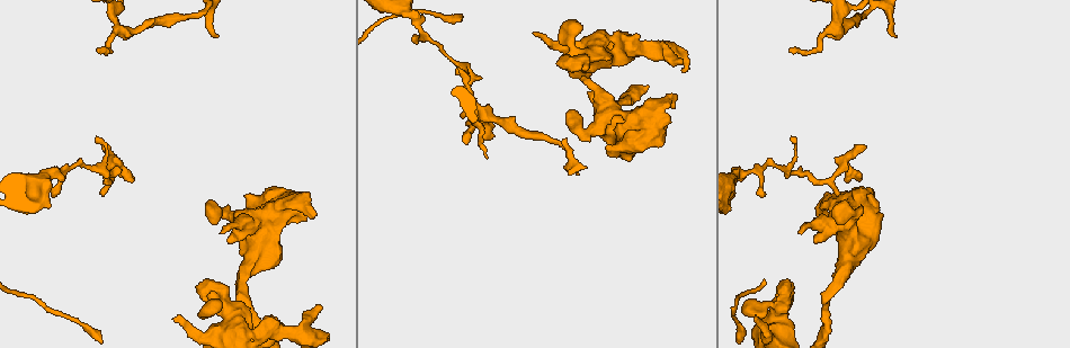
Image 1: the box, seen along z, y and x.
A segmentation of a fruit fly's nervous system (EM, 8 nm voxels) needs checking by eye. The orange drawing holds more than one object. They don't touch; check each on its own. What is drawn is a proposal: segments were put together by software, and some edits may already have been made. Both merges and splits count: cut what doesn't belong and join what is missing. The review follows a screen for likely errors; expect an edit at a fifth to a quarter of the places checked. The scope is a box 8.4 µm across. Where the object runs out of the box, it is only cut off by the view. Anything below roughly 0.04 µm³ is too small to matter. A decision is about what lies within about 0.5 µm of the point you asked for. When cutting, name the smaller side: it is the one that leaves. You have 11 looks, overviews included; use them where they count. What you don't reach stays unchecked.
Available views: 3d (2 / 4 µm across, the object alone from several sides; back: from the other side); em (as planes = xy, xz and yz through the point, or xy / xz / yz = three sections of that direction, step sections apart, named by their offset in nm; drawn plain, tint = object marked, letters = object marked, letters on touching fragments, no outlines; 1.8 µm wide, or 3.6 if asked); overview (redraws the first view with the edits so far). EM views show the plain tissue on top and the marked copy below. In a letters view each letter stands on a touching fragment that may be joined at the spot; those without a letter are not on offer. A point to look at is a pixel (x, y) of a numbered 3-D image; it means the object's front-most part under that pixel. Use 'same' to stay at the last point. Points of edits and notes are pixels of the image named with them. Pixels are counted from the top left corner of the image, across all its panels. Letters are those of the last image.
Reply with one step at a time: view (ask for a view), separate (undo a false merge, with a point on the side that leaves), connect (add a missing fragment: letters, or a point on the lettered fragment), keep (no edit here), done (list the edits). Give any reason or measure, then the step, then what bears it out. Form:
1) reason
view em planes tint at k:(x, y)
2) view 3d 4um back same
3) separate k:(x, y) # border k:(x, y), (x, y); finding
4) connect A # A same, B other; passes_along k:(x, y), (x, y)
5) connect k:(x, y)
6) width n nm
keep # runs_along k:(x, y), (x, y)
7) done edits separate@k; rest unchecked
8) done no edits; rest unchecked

sudden change in width
view em planes tint at 1:(246, 269)

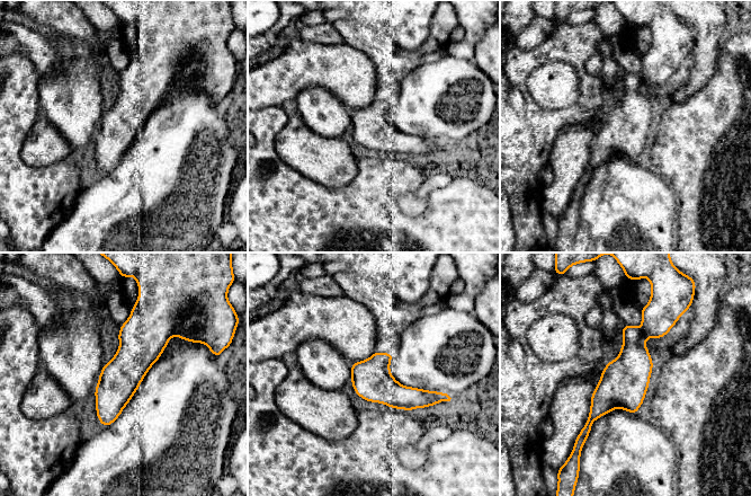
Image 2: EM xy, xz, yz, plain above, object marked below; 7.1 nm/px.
see the neighbours
view em planes letters same

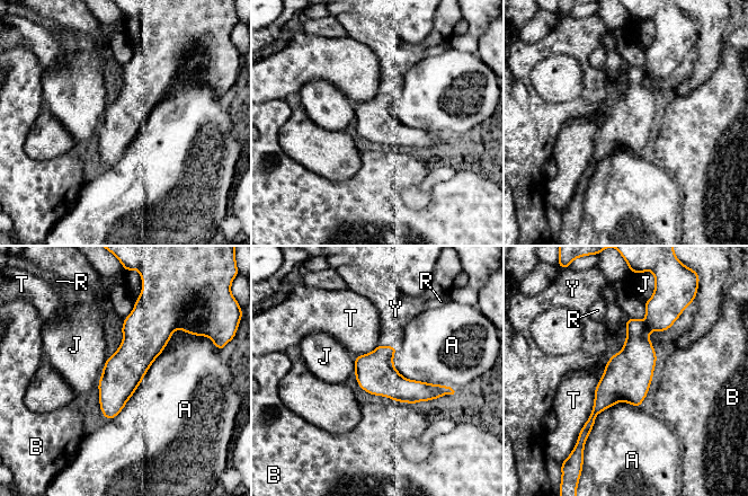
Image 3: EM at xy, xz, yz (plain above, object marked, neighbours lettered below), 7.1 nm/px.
longest_contact A 850 nm
keep # A other, B other, J other, R other, T other, Y other; runs_along 3:(653, 309), (635, 363), (589, 425); all the same cell

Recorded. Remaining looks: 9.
sharp bend
view 3d 4um at 1:(599, 50)

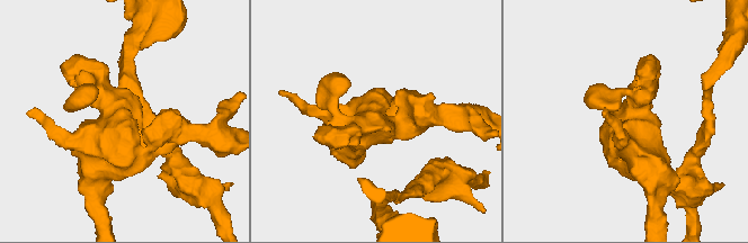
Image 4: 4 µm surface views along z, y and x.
now the EM
view em xz step 4 letters at 4:(123, 126)

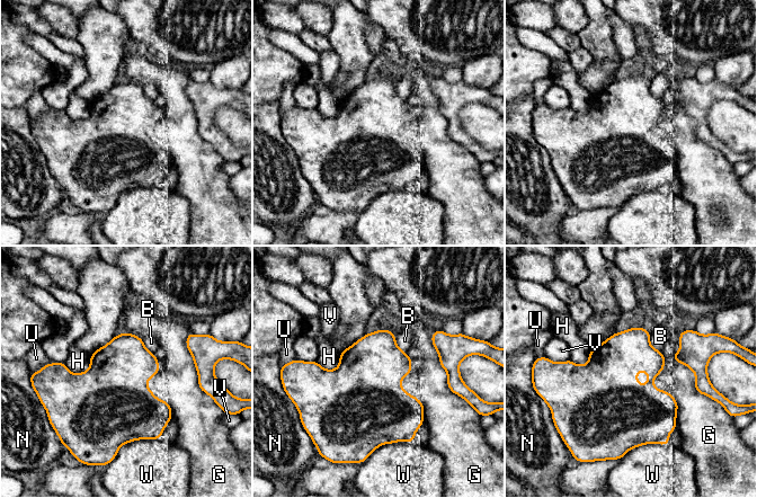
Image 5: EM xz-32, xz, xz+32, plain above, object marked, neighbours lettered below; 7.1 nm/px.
width 380 nm
keep # B other, G other, H other, N other, U other, V other, W other; border 5:(435, 330), (432, 345), (454, 394); all the same cell

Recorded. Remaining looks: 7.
thin end
view 3d 2um at 1:(491, 138)

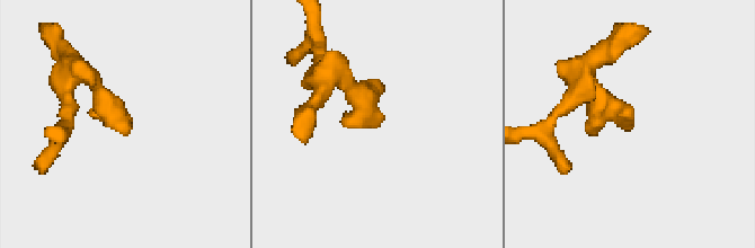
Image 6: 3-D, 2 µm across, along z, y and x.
now the EM
view em planes tint at 6:(631, 119)

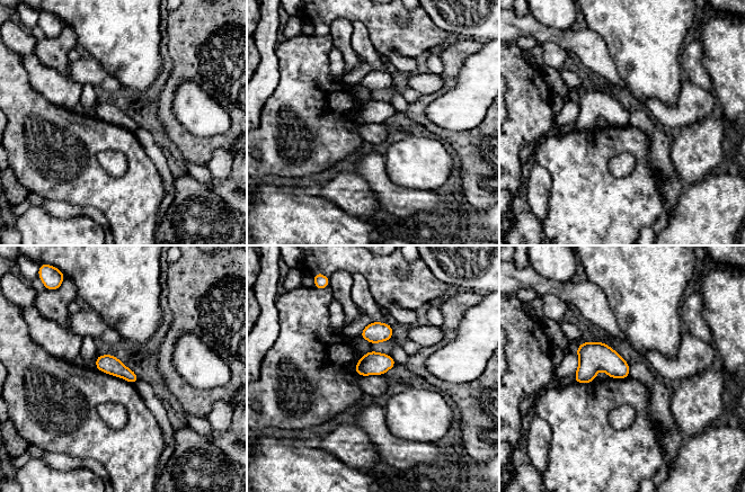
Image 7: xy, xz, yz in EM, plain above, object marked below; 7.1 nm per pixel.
view em planes letters same

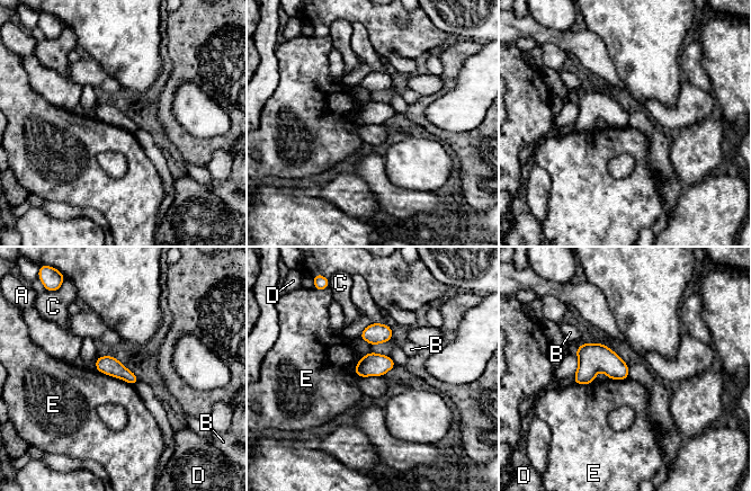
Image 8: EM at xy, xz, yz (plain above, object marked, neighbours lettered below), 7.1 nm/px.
longest_contact E 300 nm
keep # A other, B other, C other, D other, E other; border 8:(96, 369), (125, 380), (133, 385); no lettered fragment goes on from it

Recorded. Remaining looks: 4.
abrupt turn
view 3d 2um at 1:(643, 132)

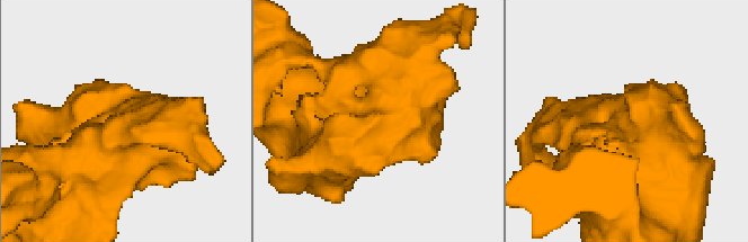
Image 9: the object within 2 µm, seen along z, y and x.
view em planes tint at 9:(373, 124)

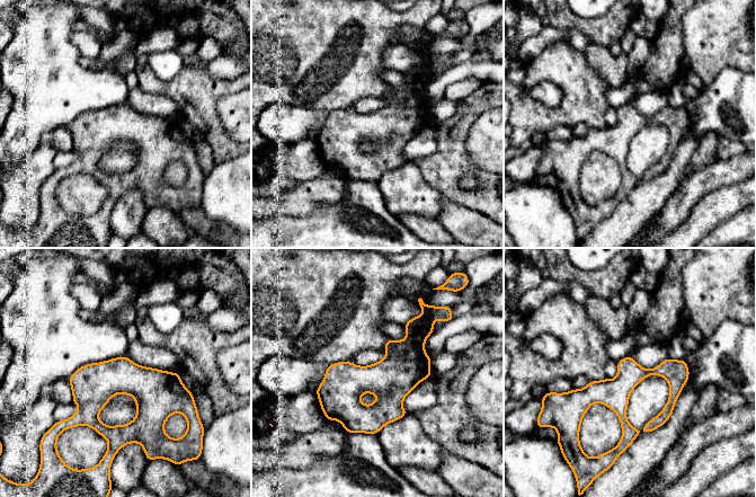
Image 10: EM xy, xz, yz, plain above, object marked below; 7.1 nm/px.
view em planes letters same

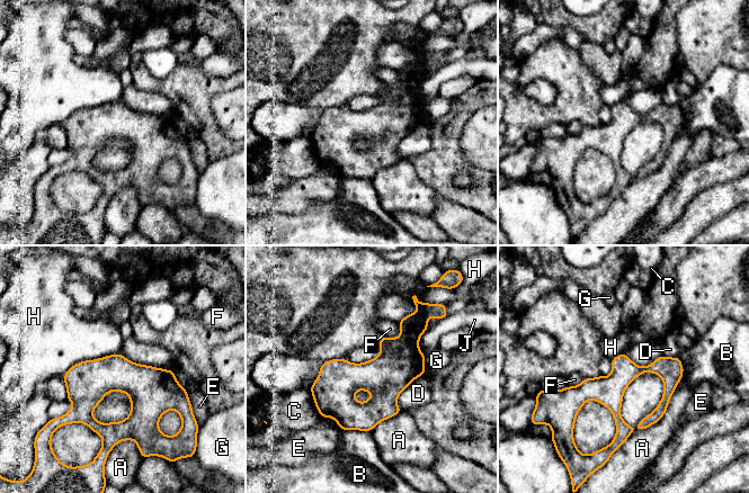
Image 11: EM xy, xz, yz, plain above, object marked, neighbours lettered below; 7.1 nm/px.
longest_contact A 750 nm
keep # A other, B other, C other, D other, E other, F other, G other, H other, J other; border 11:(118, 351), (78, 361), (62, 376); one cell here

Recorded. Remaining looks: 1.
done no edits; rest unchecked

